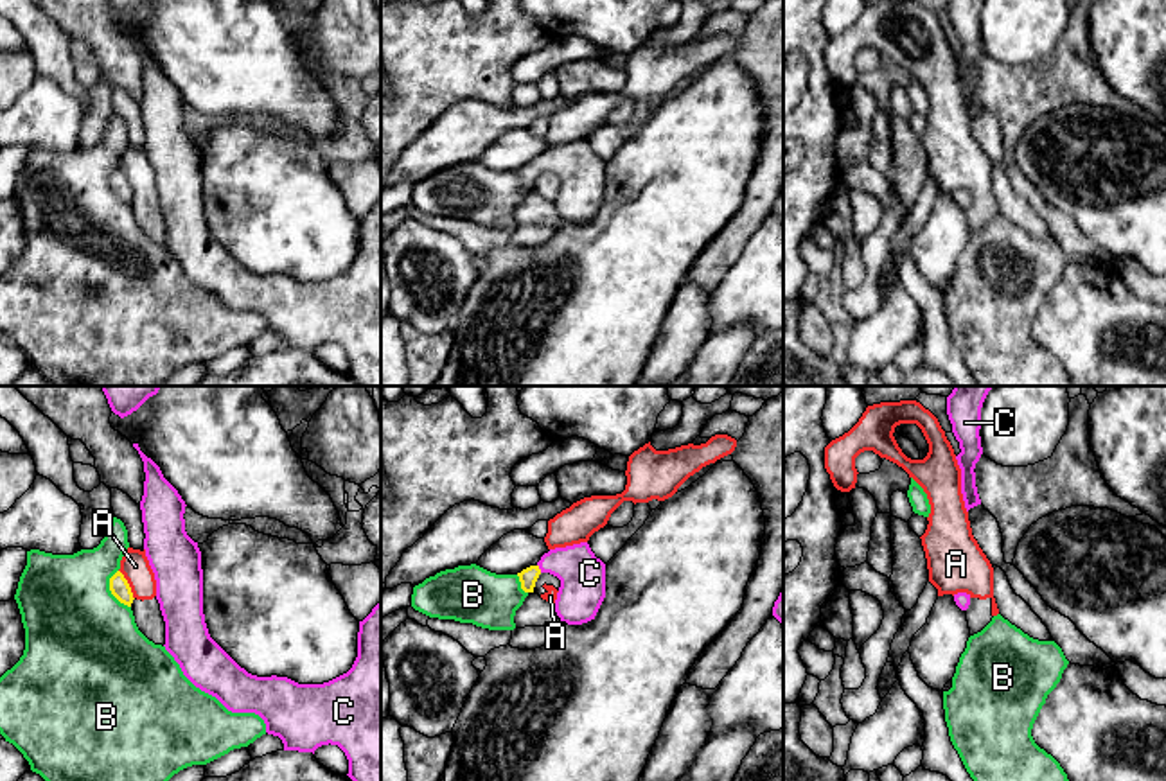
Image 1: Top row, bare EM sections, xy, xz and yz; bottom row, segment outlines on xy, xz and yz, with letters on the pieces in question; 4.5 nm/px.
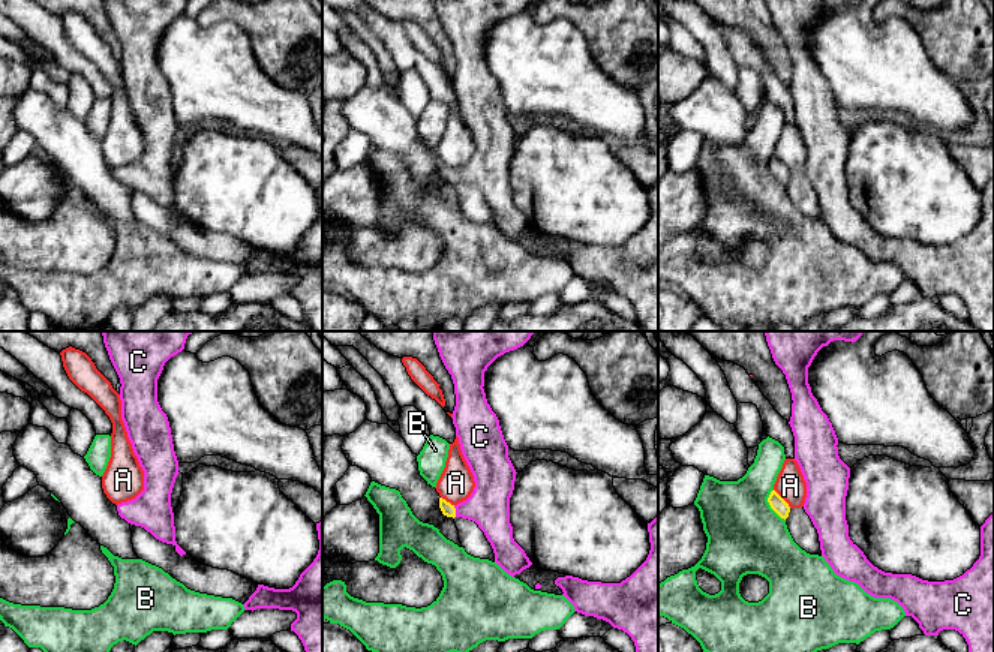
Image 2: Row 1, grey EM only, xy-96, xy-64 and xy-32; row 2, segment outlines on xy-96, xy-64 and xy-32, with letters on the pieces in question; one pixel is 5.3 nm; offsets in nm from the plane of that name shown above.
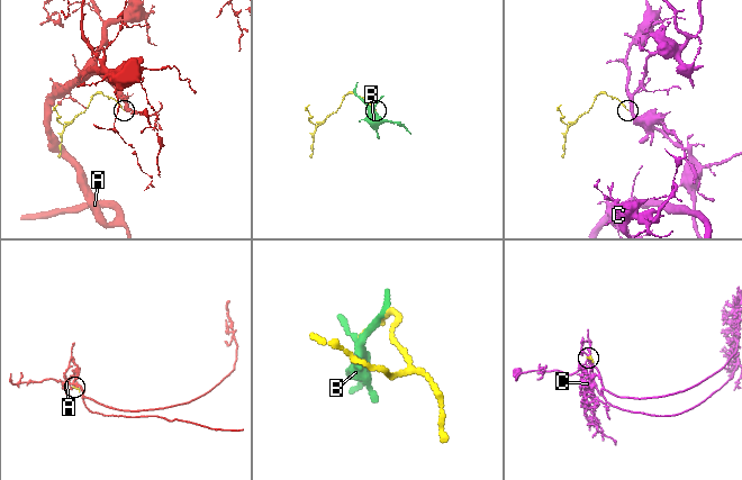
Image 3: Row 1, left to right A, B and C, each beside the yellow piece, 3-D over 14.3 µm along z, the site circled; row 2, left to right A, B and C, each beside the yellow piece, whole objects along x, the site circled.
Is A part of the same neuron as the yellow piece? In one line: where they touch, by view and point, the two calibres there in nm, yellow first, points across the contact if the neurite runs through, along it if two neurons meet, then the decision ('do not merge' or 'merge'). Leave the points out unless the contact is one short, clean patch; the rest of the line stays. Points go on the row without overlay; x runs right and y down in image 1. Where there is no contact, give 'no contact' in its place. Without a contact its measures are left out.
meets yellow in xy at (128, 182); 90 nm thick on the yellow side, 130 nm on the other; border along xy (119, 167), (133, 196); do not merge

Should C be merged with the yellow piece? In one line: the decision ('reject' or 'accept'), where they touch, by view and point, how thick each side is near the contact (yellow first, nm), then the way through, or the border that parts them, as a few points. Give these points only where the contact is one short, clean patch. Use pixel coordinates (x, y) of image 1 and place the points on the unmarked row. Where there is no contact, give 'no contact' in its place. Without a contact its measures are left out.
accept; contact xz (538, 166); calibres 80 and 200 nm; way xz (527, 175), (538, 166), (572, 164), (582, 175)

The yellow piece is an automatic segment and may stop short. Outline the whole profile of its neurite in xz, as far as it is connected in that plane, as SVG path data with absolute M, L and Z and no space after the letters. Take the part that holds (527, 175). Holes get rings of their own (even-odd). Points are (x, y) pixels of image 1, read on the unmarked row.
M587 140L544 151L535 163L517 171L521 187L534 190L541 171L561 178L553 203L562 221L582 223L595 217L605 196L605 162L595 154Z

